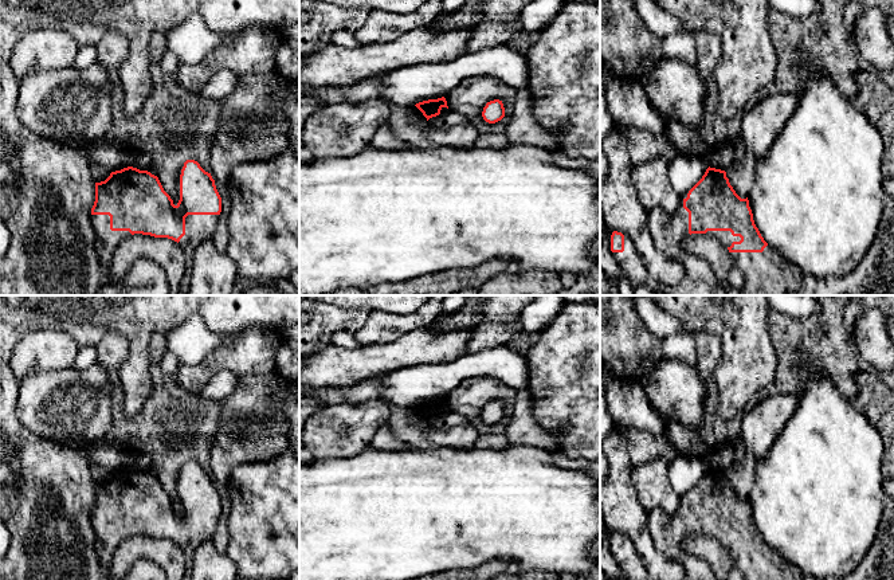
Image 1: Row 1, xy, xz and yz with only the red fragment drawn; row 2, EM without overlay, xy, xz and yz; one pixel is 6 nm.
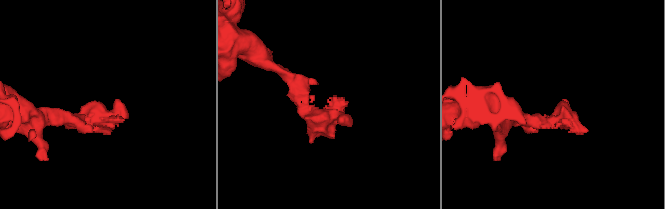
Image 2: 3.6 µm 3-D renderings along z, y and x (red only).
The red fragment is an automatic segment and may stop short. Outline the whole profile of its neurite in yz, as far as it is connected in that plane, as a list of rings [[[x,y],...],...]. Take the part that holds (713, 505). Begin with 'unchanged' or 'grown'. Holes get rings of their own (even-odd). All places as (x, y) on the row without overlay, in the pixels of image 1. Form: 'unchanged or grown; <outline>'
grown; [[[707,469],[702,479],[679,501],[675,513],[660,509],[647,513],[646,532],[655,548],[685,568],[685,580],[717,580],[710,564],[686,554],[681,542],[686,536],[714,537],[732,554],[734,569],[745,580],[819,580],[799,573],[761,537],[749,501],[741,499],[726,473]]]

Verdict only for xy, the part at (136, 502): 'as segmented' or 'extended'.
extended

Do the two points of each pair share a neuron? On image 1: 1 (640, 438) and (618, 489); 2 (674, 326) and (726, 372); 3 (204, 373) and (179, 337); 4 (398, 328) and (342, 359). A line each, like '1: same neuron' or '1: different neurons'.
1: different neurons
2: different neurons
3: different neurons
4: different neurons

